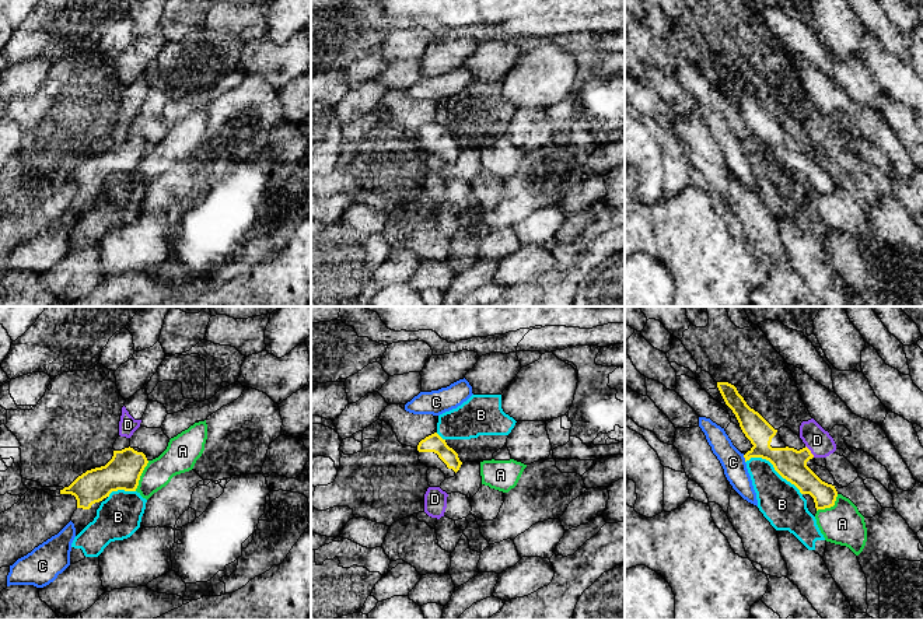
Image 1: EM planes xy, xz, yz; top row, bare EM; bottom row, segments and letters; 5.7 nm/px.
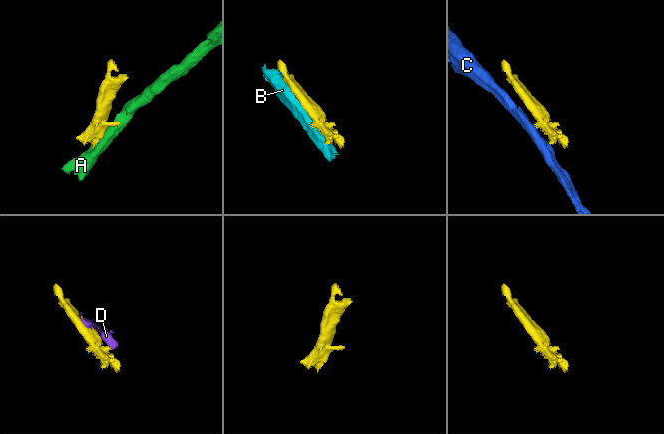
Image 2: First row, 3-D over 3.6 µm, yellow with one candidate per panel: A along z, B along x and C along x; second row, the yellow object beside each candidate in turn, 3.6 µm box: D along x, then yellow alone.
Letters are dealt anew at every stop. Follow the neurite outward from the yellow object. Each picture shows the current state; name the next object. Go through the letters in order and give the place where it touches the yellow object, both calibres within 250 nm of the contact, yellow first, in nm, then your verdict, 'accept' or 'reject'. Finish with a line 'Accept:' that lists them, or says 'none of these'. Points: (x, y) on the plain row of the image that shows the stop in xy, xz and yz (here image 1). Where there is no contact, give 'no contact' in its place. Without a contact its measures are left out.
A: xy (140, 161) | 200/190 nm | reject
B: yz (773, 153) | 180/240 nm | reject
C: yz (744, 143) | 160/140 nm | reject
D: yz (810, 137) | 180/150 nm | reject
Accept: none of these

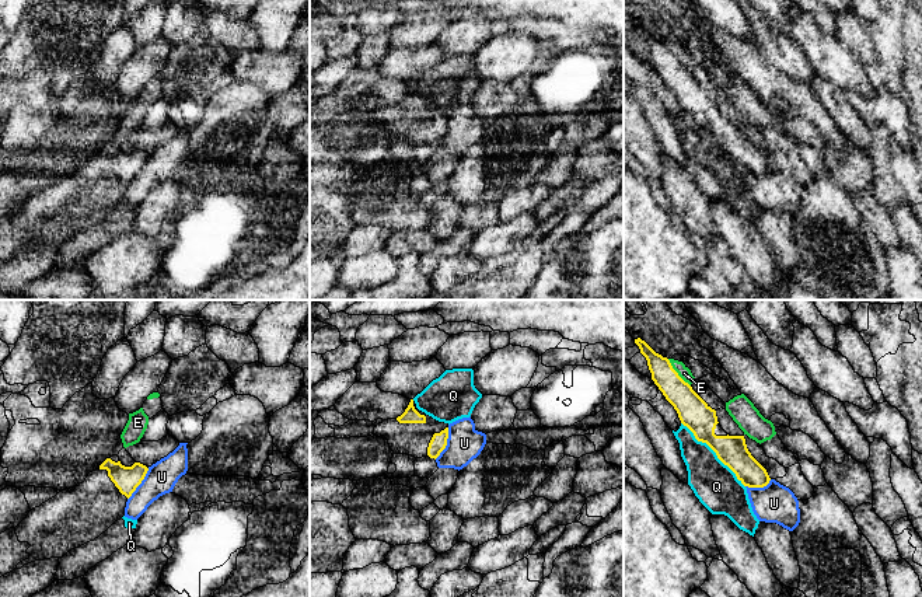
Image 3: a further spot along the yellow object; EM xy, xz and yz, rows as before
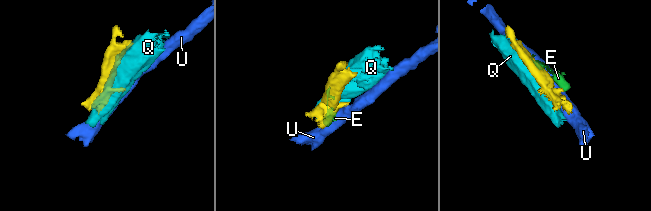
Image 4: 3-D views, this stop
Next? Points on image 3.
E: yz (677, 59) | 180/70 nm | reject
Q: yz (715, 138) | 180/260 nm | reject
U: xz (446, 129) | 90/200 nm | reject
Accept: none of these

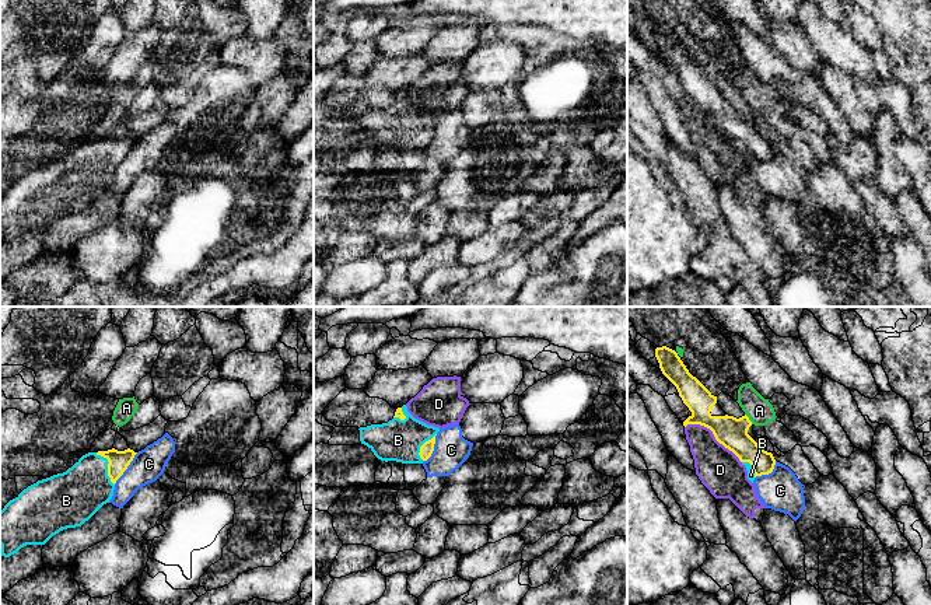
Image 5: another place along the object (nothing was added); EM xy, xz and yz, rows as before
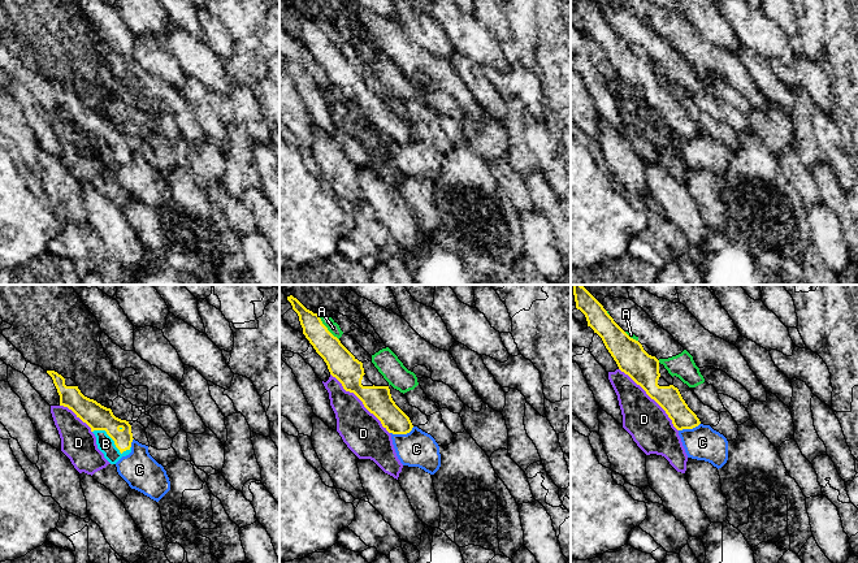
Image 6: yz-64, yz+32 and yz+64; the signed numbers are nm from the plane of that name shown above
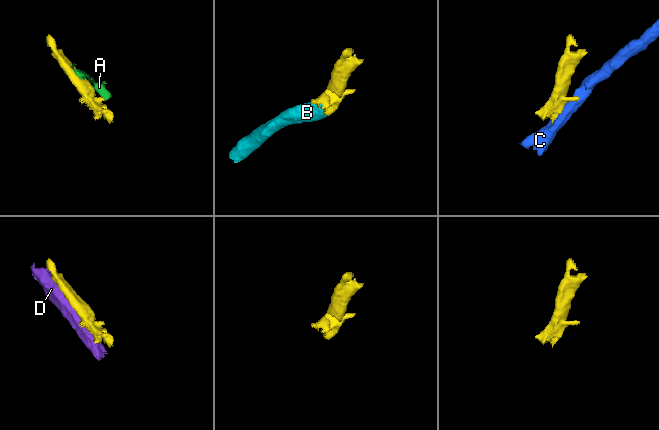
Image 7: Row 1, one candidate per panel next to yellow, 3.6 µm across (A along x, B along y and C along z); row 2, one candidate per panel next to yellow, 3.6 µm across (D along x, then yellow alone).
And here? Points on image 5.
A: yz (748, 105) | 180/150 nm | reject
B: xy (108, 153) | 120/300 nm | accept
C: xy (126, 154) | 120/190 nm | reject
D: yz (714, 122) | 180/240 nm | reject
Accept: B

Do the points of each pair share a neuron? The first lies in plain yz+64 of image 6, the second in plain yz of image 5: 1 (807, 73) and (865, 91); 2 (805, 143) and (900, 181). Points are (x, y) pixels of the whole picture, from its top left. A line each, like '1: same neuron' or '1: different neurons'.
1: same neuron
2: same neuron

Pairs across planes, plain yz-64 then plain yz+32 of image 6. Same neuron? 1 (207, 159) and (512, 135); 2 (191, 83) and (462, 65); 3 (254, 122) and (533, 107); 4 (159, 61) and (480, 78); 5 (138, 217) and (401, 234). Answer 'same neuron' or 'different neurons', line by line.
1: different neurons
2: same neuron
3: same neuron
4: different neurons
5: different neurons

